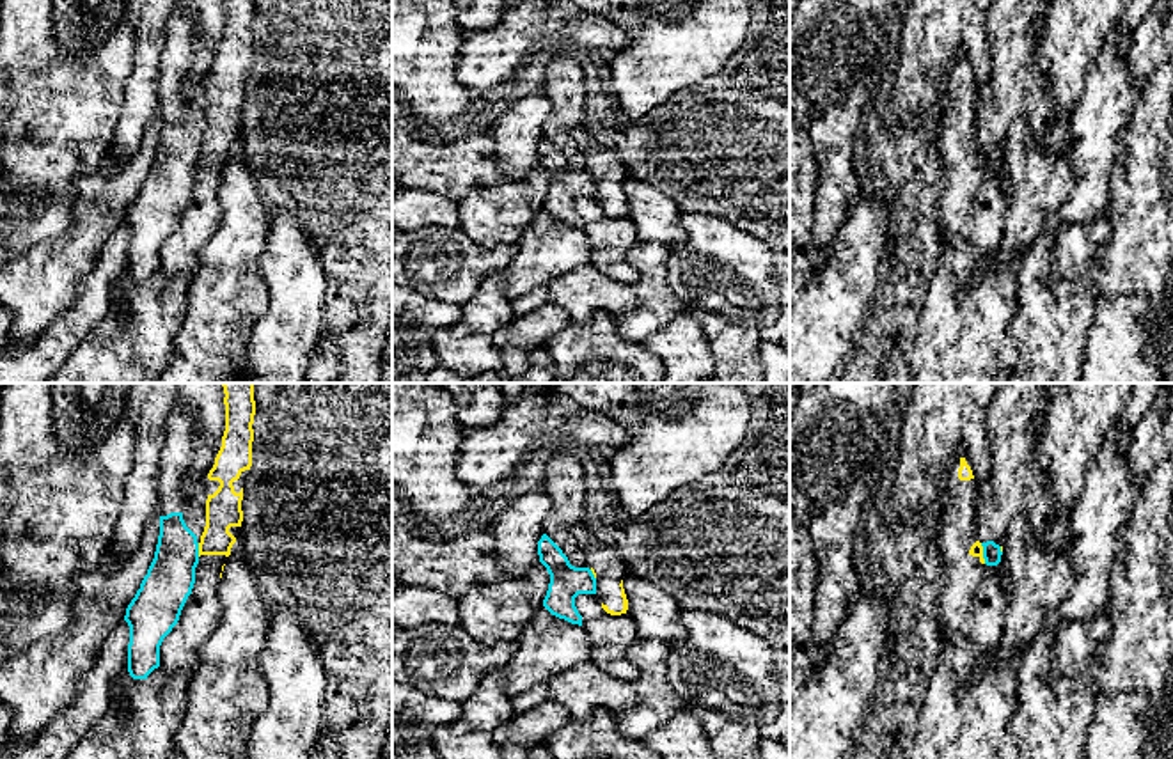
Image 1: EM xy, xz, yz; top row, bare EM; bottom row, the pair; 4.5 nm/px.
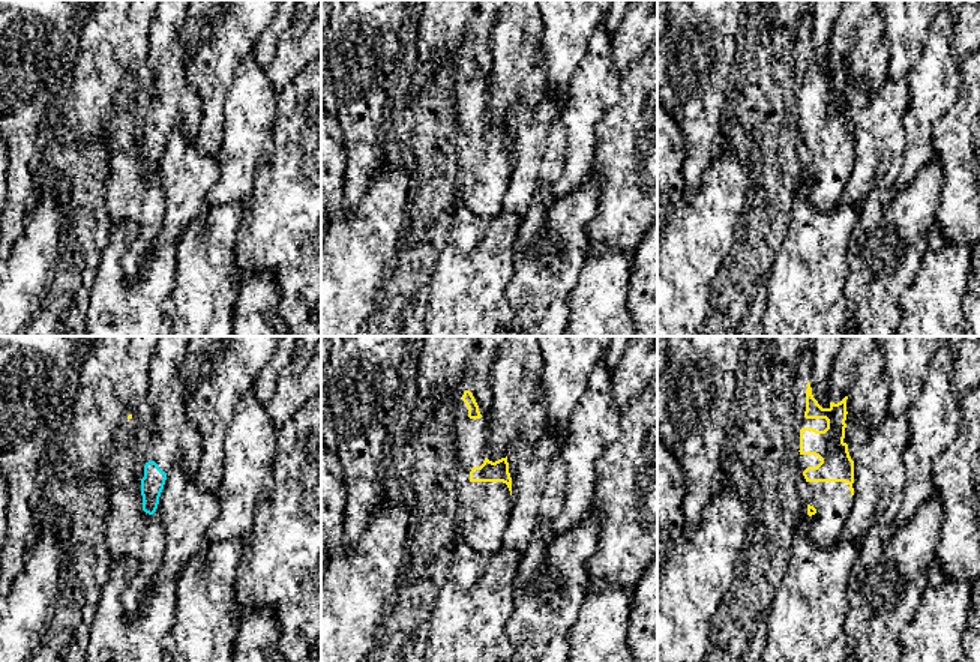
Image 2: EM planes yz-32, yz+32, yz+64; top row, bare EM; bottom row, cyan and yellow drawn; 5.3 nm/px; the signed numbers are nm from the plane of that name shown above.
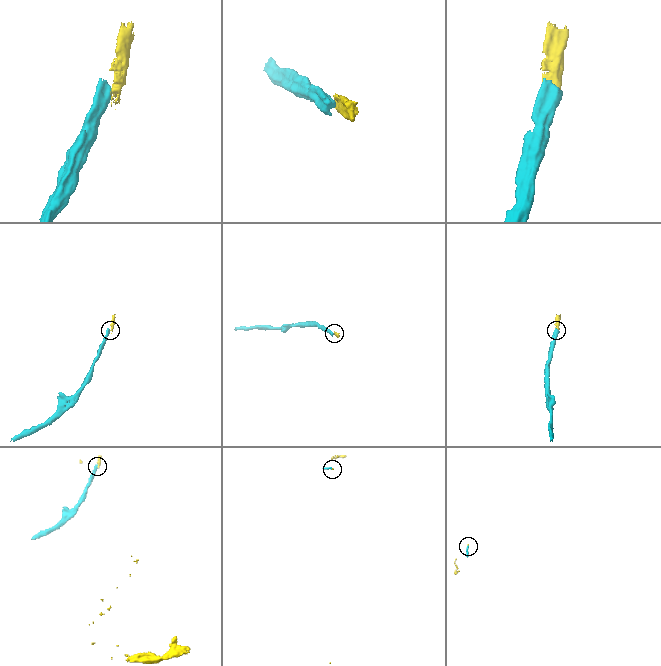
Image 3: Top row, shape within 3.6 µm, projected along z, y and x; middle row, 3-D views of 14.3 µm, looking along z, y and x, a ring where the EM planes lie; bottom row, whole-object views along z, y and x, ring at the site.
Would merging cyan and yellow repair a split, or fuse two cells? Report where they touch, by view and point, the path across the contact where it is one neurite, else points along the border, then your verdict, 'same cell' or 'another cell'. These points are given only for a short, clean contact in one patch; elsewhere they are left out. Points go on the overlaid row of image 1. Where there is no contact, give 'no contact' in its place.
yz (984, 554) | along yz (980, 543), (985, 563) | another cell

